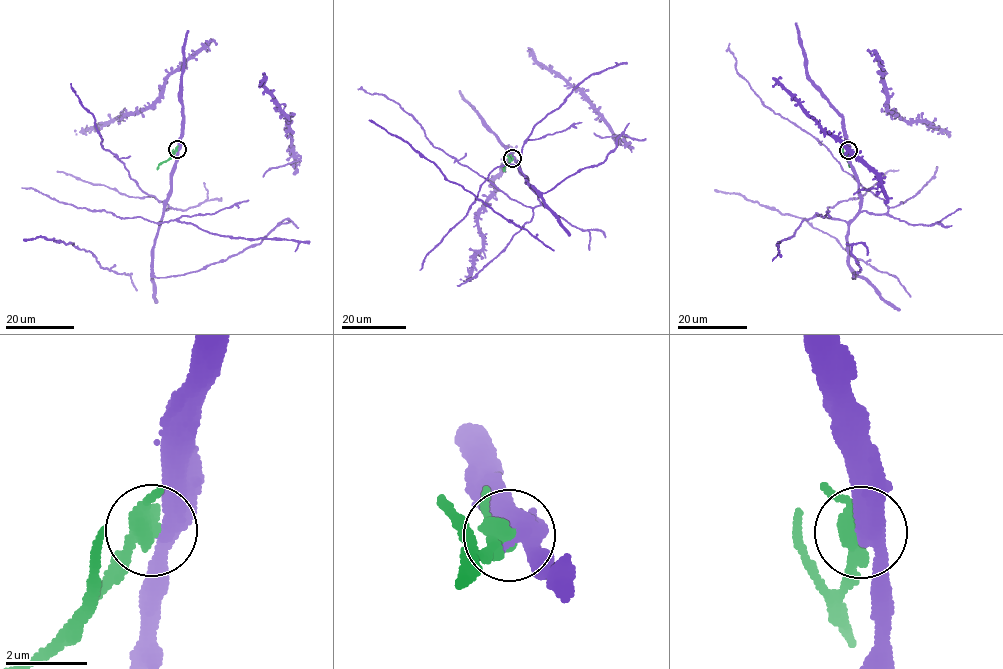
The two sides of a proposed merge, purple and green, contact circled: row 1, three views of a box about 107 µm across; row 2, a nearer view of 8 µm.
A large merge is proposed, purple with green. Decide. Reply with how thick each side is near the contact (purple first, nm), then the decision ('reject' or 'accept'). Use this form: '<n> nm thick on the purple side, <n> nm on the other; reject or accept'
360 nm thick on the purple side, 400 nm on the other; reject

